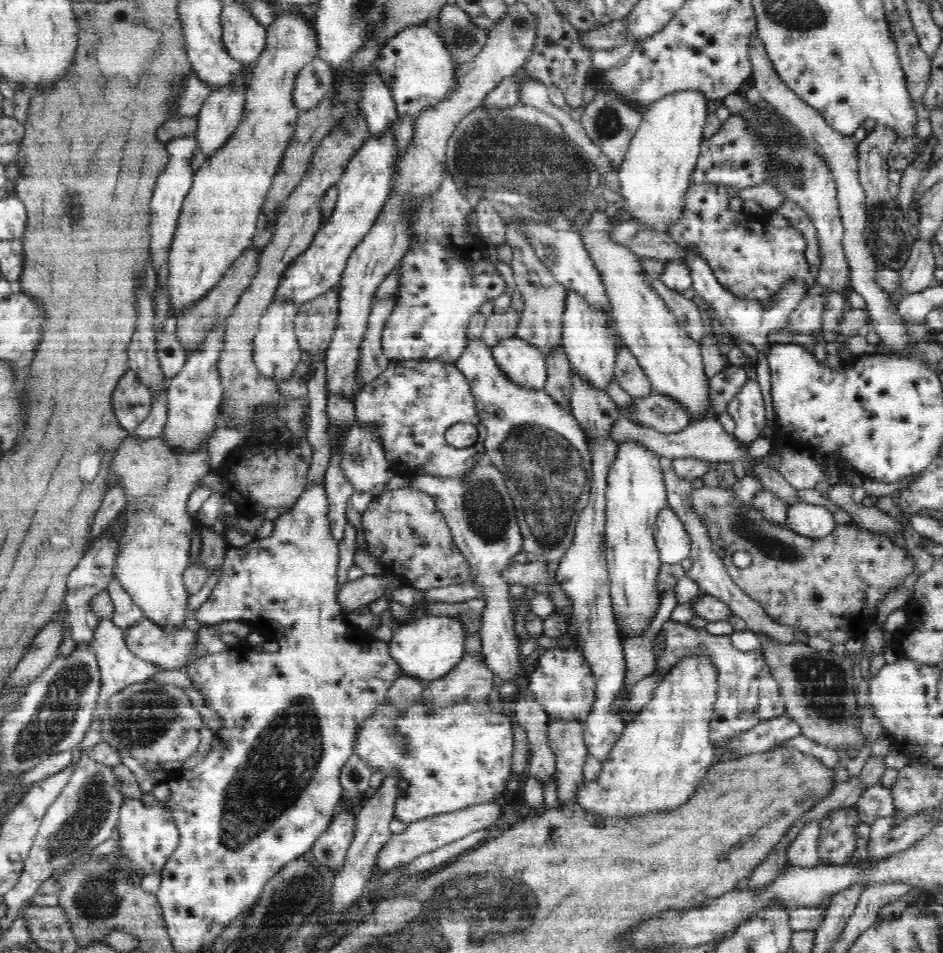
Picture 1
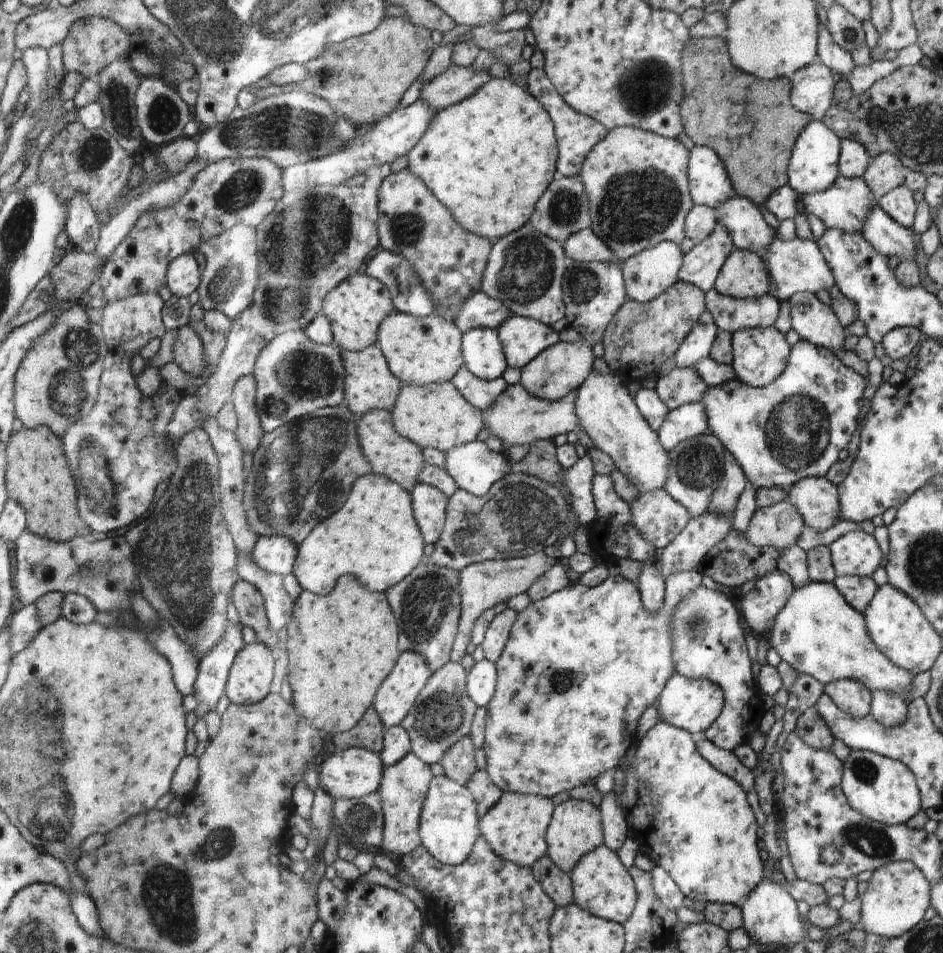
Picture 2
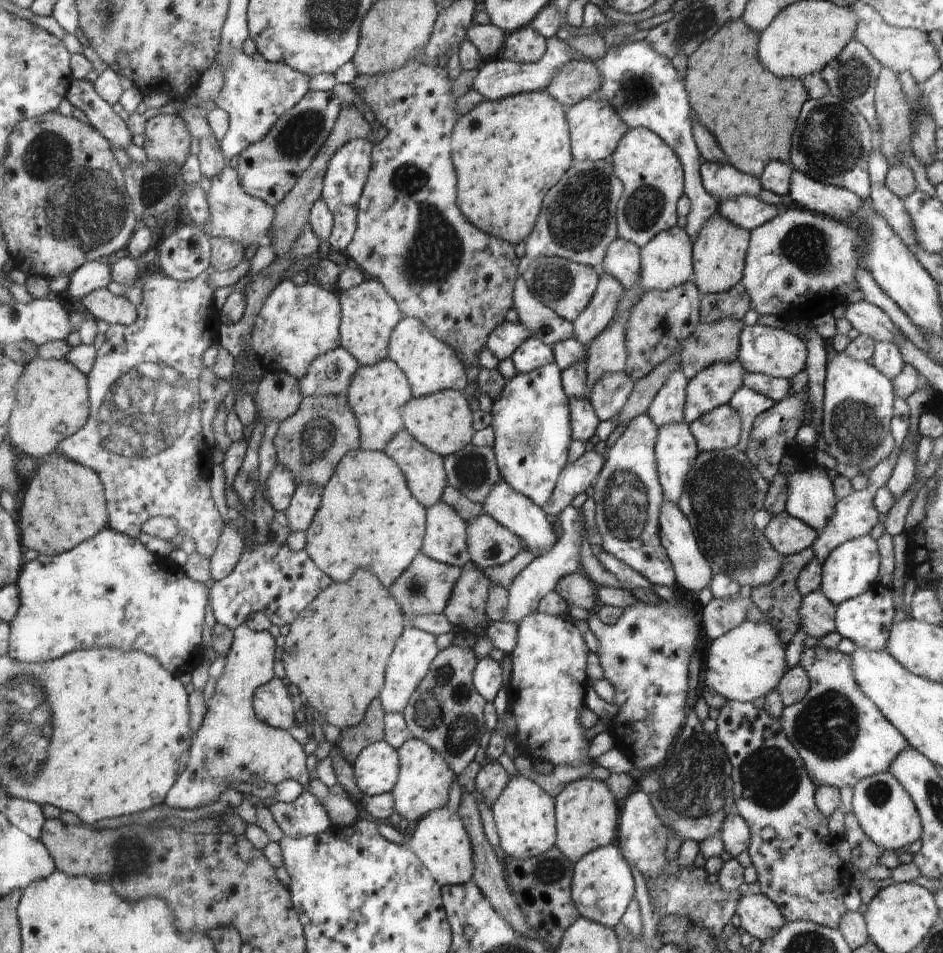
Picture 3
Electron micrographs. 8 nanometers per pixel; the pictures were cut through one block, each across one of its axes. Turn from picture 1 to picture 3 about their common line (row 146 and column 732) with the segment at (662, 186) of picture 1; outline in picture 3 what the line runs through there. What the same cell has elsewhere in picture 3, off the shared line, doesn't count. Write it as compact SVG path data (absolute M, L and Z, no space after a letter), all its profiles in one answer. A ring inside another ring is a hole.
M744 619L737 627L710 641L705 650L708 687L728 701L752 702L774 691L786 670L786 652L780 644L780 633L768 621Z

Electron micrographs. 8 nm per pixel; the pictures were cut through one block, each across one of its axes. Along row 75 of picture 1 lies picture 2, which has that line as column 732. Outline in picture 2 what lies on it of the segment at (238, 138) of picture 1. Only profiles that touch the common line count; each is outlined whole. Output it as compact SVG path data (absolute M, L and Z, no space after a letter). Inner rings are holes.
M734 249L721 268L715 290L732 298L760 298L769 294L771 281L769 267L761 255Z

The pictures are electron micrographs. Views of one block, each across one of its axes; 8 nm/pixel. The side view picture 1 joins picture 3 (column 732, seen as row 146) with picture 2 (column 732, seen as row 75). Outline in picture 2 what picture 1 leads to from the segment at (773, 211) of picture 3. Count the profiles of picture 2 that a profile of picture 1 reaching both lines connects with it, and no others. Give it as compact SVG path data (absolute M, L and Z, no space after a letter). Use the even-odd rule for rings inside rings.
M718 221L713 235L684 255L684 262L678 271L678 281L696 285L704 293L716 287L721 268L734 251L733 237L721 224Z

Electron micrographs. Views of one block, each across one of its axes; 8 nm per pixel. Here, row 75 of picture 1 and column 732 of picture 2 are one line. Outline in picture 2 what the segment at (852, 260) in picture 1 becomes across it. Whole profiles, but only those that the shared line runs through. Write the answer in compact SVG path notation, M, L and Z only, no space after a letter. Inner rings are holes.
M698 734L697 742L698 752L701 753L706 760L710 761L710 764L714 765L714 768L718 769L718 772L726 773L726 776L738 781L738 784L742 785L743 789L751 790L754 785L753 770L746 768L733 752L718 748L714 746L708 738Z

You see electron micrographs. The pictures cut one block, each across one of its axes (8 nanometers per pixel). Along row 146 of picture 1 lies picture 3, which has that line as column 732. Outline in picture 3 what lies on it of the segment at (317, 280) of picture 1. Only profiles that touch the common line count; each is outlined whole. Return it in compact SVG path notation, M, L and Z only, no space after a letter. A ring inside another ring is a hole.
M738 358L732 363L714 363L689 379L685 396L685 419L689 425L716 407L729 404L734 393L744 386L747 370Z

